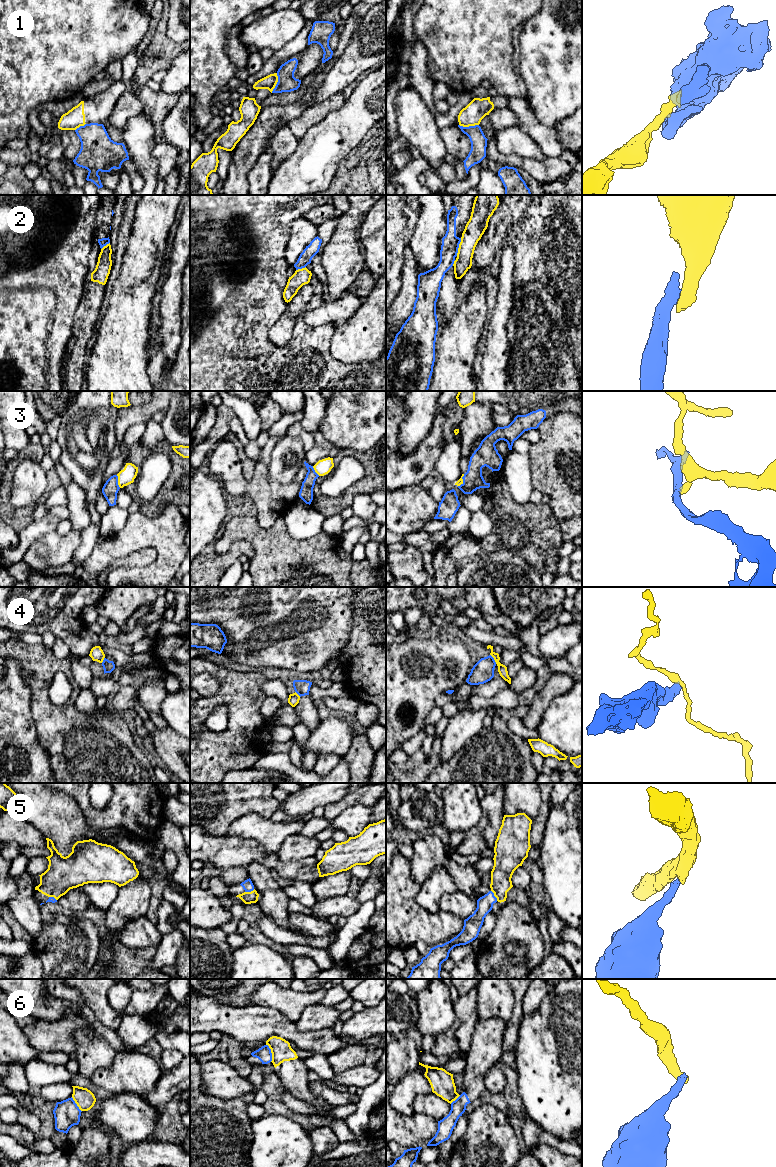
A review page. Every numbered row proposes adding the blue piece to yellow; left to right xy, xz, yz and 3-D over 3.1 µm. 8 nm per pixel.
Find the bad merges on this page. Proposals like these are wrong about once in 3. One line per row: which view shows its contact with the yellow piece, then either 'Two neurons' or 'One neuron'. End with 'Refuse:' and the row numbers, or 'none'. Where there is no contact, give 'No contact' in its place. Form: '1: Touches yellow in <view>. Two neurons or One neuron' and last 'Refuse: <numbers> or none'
1: Touches yellow in xz. Two neurons
2: Touches yellow in yz. Two neurons
3: Touches yellow in xy. Two neurons
4: Touches yellow in yz. Two neurons
5: Touches yellow in yz. One neuron
6: Touches yellow in xz. Two neurons
Refuse: 1, 2, 3, 4, 6

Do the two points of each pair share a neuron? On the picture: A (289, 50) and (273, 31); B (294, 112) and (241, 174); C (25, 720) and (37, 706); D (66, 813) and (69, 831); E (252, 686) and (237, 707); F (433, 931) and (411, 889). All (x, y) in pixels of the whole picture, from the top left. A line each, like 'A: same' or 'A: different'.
A: different
B: same
C: different
D: same
E: same
F: same

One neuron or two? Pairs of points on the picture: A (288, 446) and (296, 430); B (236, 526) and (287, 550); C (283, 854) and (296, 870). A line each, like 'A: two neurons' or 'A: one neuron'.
A: two neurons
B: one neuron
C: two neurons

